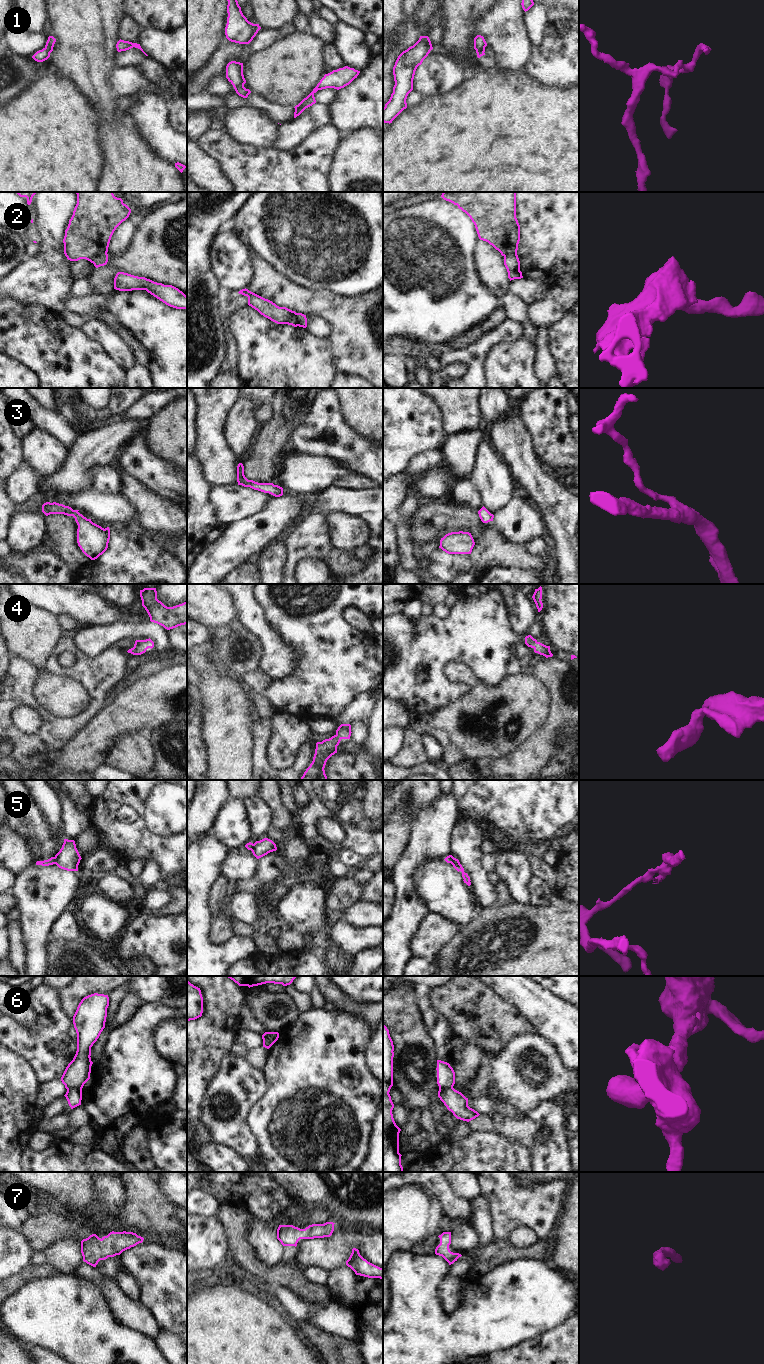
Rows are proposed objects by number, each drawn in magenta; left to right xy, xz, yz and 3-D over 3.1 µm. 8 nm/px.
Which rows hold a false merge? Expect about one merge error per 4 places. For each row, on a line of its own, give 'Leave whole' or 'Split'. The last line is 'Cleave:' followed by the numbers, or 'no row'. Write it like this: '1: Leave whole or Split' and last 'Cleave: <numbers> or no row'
1: Leave whole
2: Split
3: Leave whole
4: Leave whole
5: Split
6: Split
7: Leave whole
Cleave: 2, 5, 6.

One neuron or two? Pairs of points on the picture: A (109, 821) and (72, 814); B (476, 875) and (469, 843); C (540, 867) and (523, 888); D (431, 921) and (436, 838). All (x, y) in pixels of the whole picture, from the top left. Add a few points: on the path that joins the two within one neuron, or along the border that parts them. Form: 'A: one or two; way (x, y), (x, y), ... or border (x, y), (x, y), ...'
A: two; border (85, 810), (89, 814), (91, 826)
B: one; way (474, 867), (469, 857), (469, 851)
C: two; border (527, 859), (533, 875)
D: two; border (430, 913), (423, 919), (415, 931)

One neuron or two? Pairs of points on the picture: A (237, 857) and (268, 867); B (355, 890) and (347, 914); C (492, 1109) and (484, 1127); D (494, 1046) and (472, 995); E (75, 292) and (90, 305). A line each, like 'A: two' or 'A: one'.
A: two
B: two
C: two
D: one
E: two

